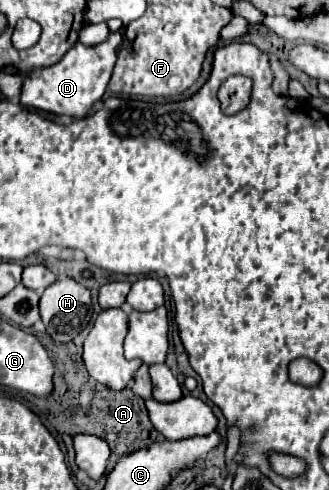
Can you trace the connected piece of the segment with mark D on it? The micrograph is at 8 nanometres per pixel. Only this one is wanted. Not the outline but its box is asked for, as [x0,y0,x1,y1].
[20,31,122,119]

